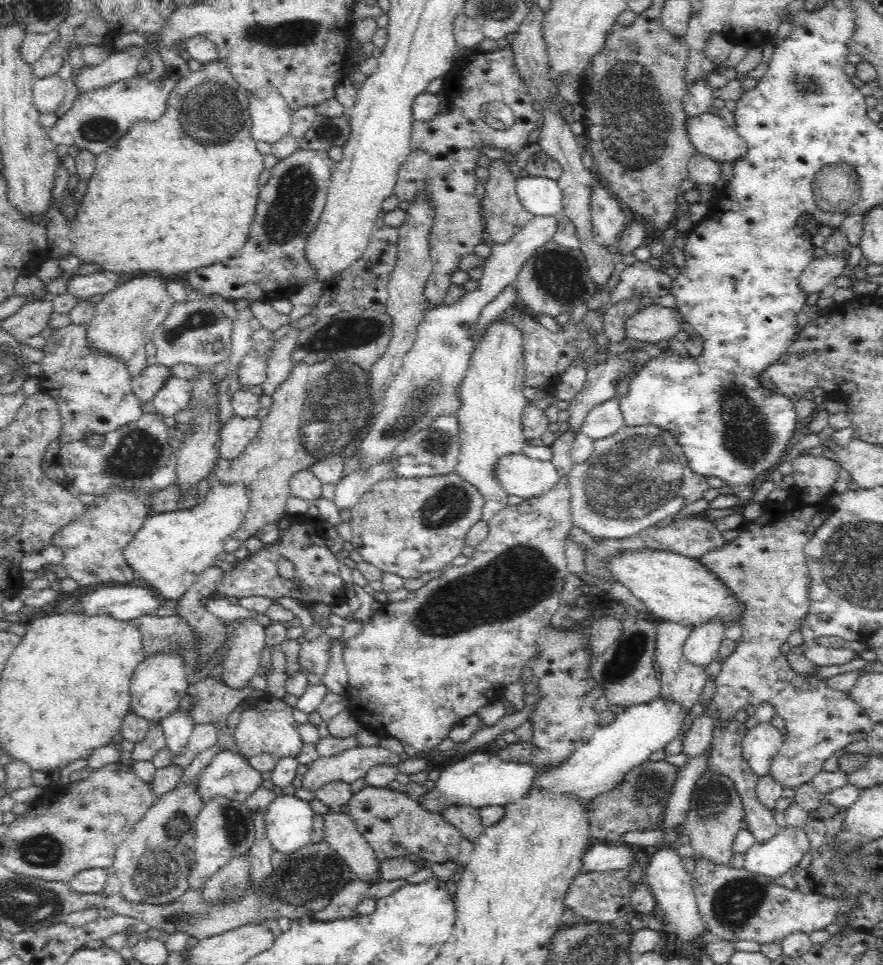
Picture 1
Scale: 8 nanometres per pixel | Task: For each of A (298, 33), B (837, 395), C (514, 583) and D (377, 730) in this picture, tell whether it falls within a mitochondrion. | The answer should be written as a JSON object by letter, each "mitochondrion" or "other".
{"A":"mitochondrion","B":"other","C":"mitochondrion","D":"other"}

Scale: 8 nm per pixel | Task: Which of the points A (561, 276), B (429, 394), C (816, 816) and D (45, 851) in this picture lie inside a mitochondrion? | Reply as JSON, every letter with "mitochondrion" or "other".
{"A":"mitochondrion","B":"mitochondrion","C":"other","D":"mitochondrion"}

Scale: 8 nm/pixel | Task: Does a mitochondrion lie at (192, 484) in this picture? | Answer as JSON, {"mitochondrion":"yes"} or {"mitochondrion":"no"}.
{"mitochondrion":"no"}

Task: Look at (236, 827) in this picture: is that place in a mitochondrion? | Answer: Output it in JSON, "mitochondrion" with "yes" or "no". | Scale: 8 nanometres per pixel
{"mitochondrion":"yes"}

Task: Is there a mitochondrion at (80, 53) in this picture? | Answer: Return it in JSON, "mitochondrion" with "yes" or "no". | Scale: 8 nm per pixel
{"mitochondrion":"no"}

